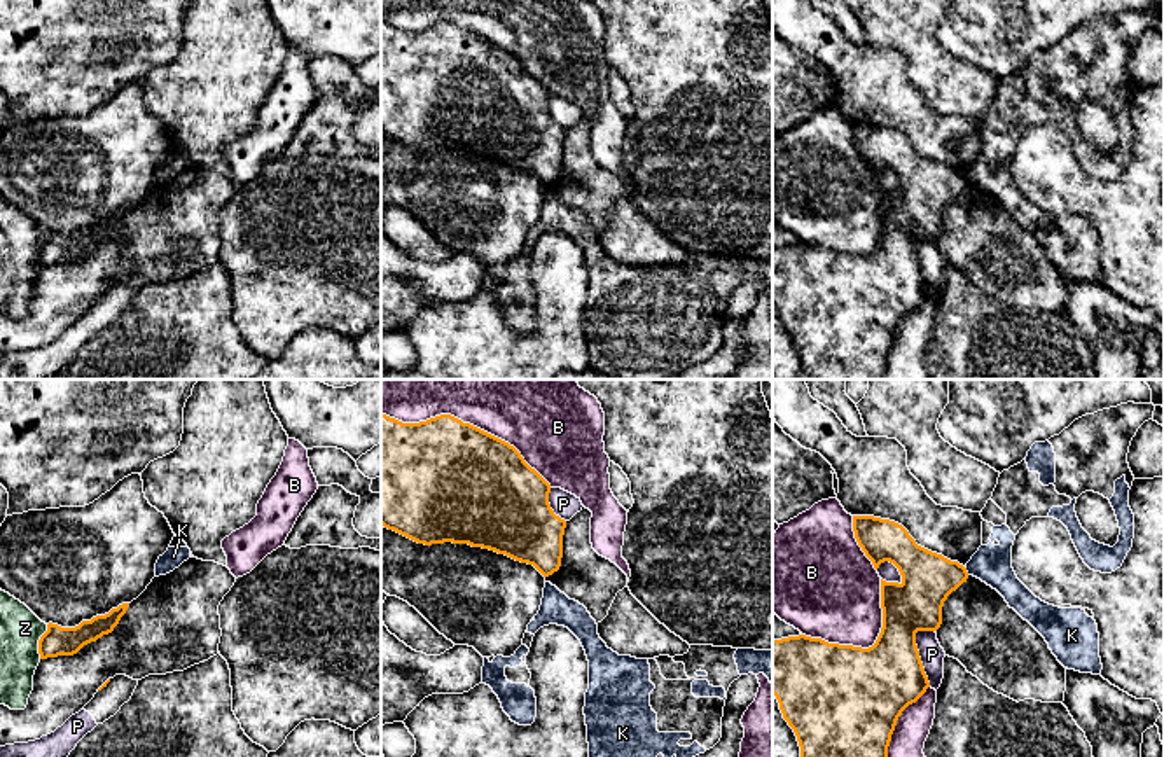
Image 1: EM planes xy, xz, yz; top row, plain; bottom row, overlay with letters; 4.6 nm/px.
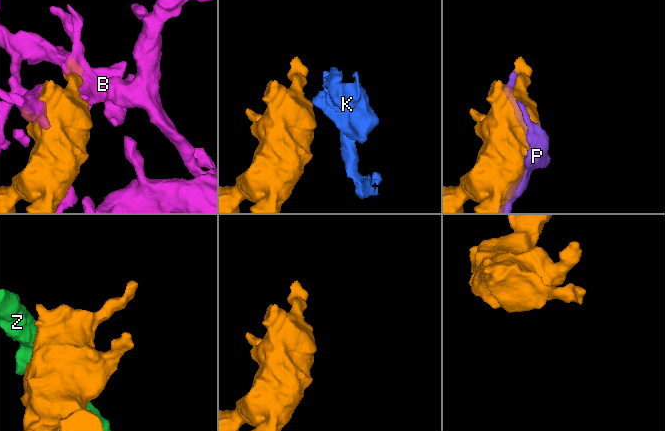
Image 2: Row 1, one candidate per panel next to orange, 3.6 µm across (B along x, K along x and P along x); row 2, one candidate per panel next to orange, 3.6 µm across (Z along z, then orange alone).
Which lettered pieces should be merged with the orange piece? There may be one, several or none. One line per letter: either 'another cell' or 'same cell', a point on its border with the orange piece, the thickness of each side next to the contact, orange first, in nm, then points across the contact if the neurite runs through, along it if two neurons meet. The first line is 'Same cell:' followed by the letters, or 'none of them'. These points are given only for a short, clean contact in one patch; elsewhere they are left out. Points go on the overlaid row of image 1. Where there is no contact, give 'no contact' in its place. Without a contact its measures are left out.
Same cell: none of them
B: another cell; contact xz (467, 423); calibres 500 and 480 nm
K: another cell; contact yz (965, 570); calibres 240 and 180 nm; border yz (963, 567), (969, 574)
P: another cell; contact yz (920, 658); calibres 360 and 110 nm
Z: another cell; contact xy (39, 642); calibres 140 and 190 nm

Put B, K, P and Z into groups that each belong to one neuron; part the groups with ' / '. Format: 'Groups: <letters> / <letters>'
Groups: B / K P / Z

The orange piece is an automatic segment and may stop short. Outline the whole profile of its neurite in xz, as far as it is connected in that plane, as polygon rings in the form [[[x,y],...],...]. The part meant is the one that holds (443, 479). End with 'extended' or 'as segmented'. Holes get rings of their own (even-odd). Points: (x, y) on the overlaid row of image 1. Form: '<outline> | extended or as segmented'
[[[381,414],[381,524],[418,544],[468,544],[533,565],[544,577],[561,566],[566,521],[549,504],[551,484],[509,442],[451,414],[402,423]]] | as segmented

